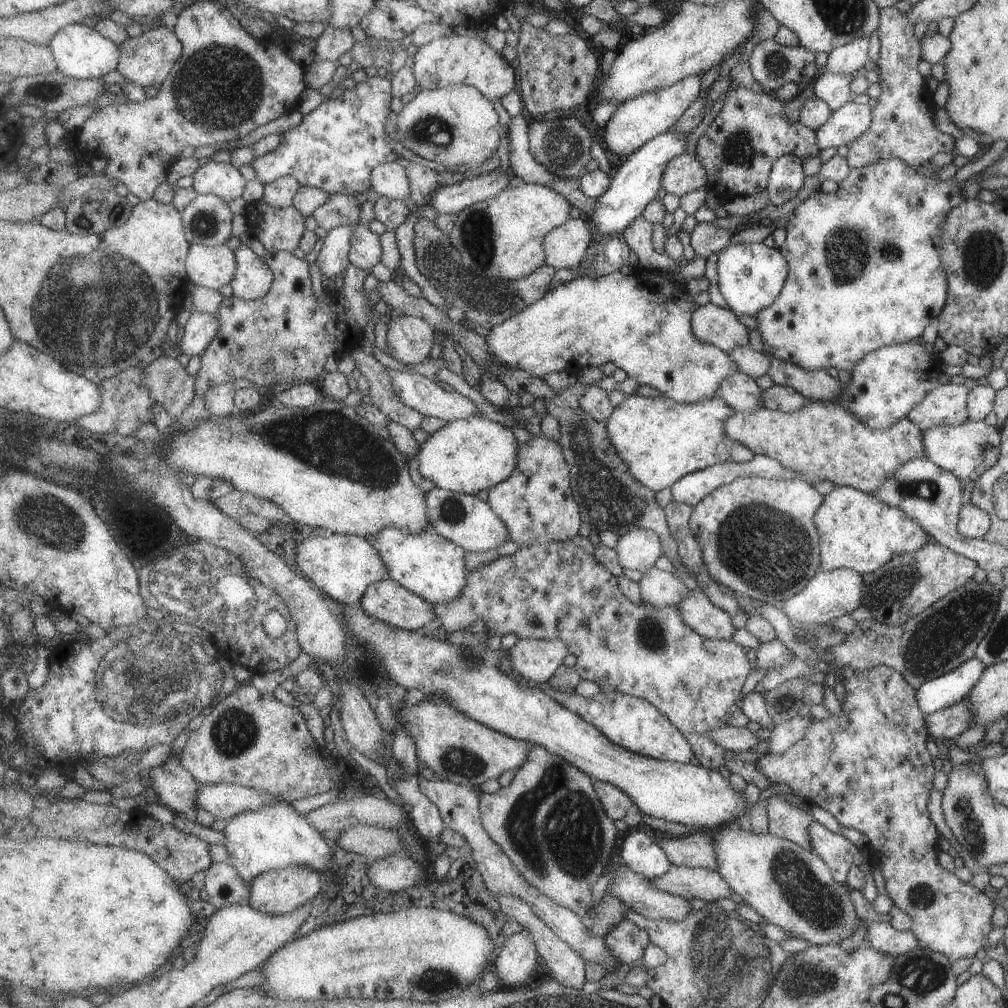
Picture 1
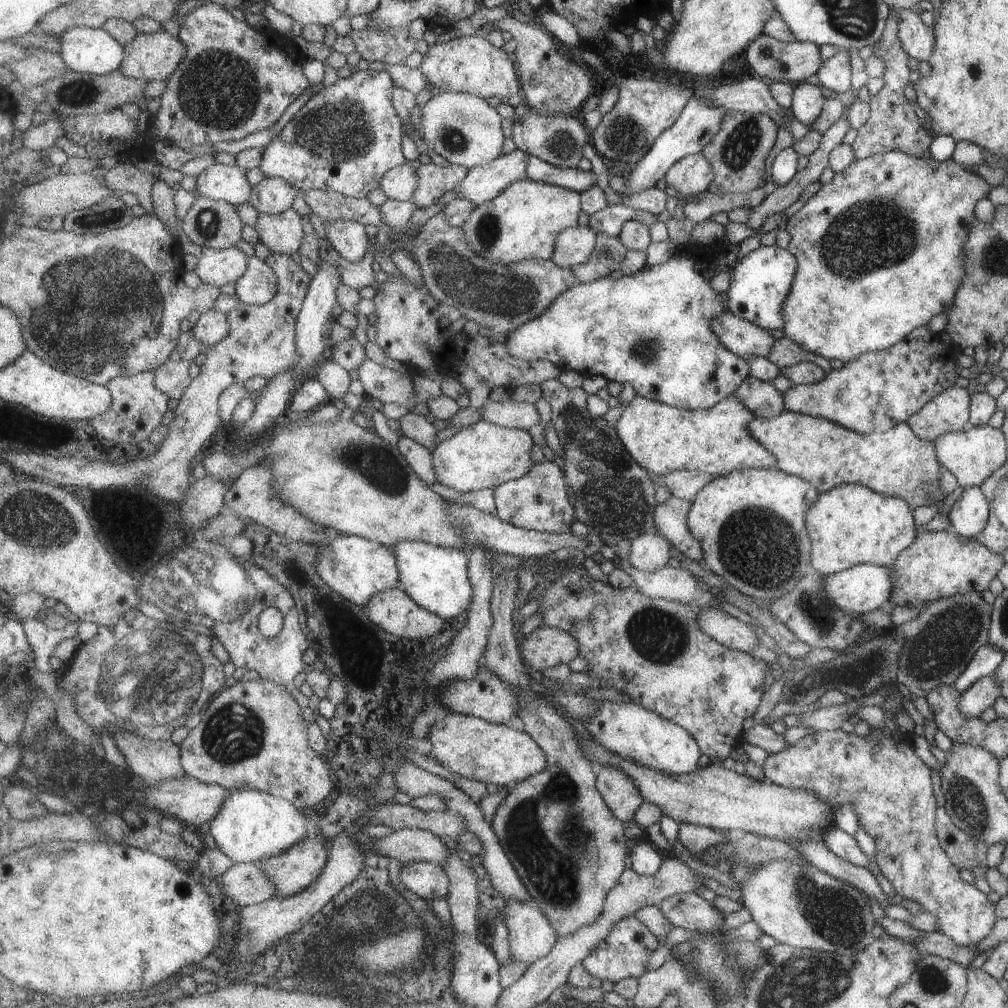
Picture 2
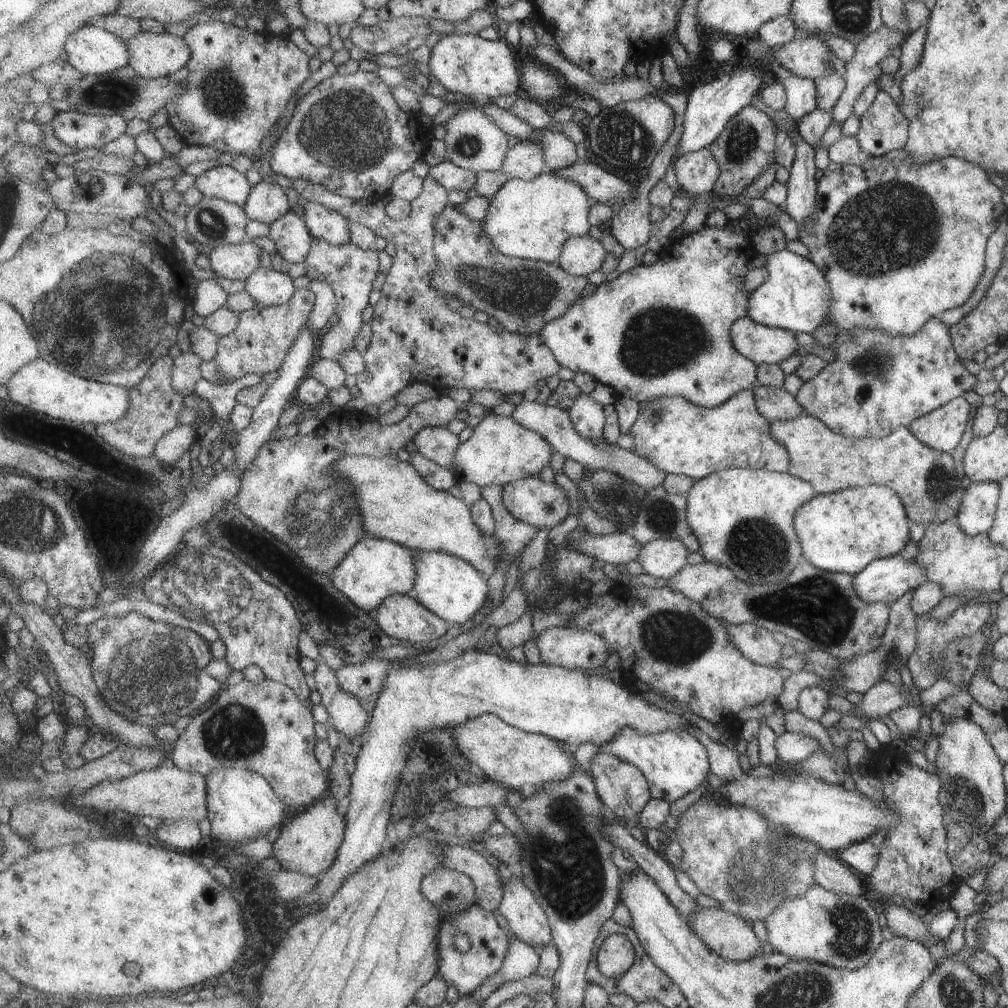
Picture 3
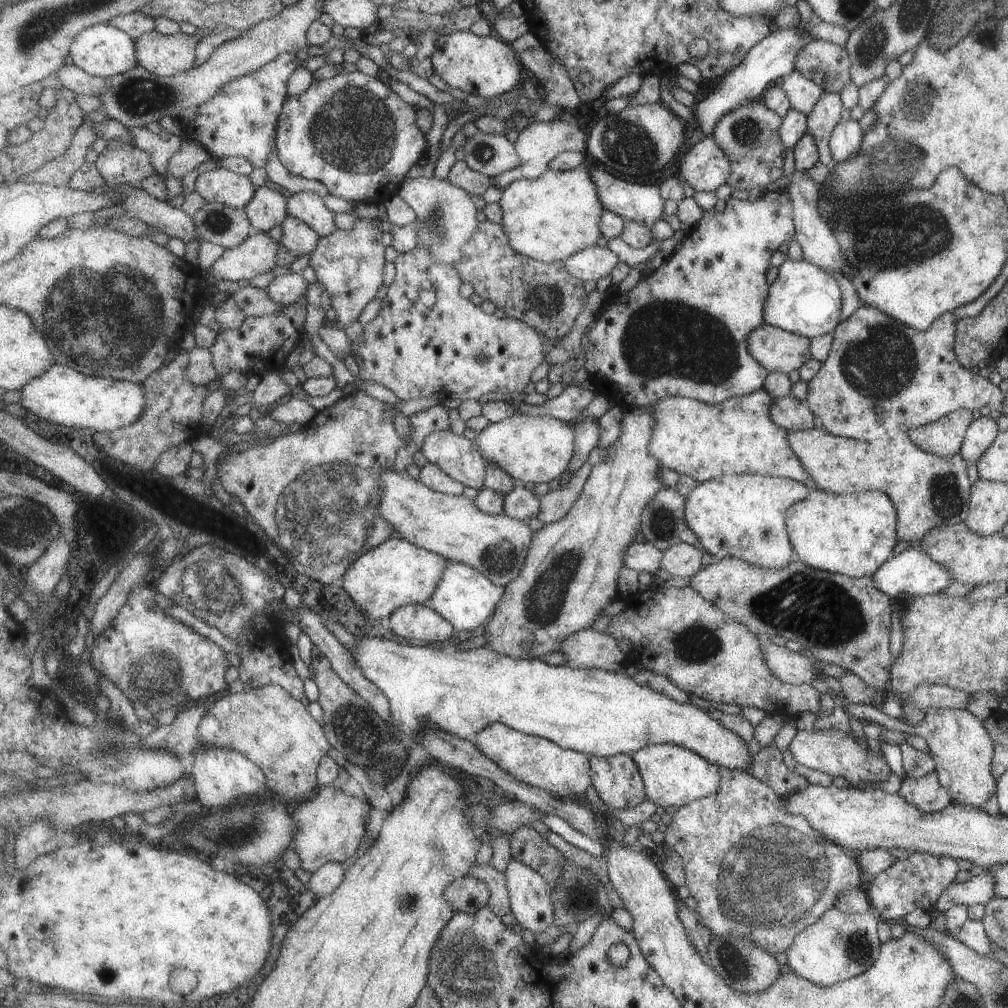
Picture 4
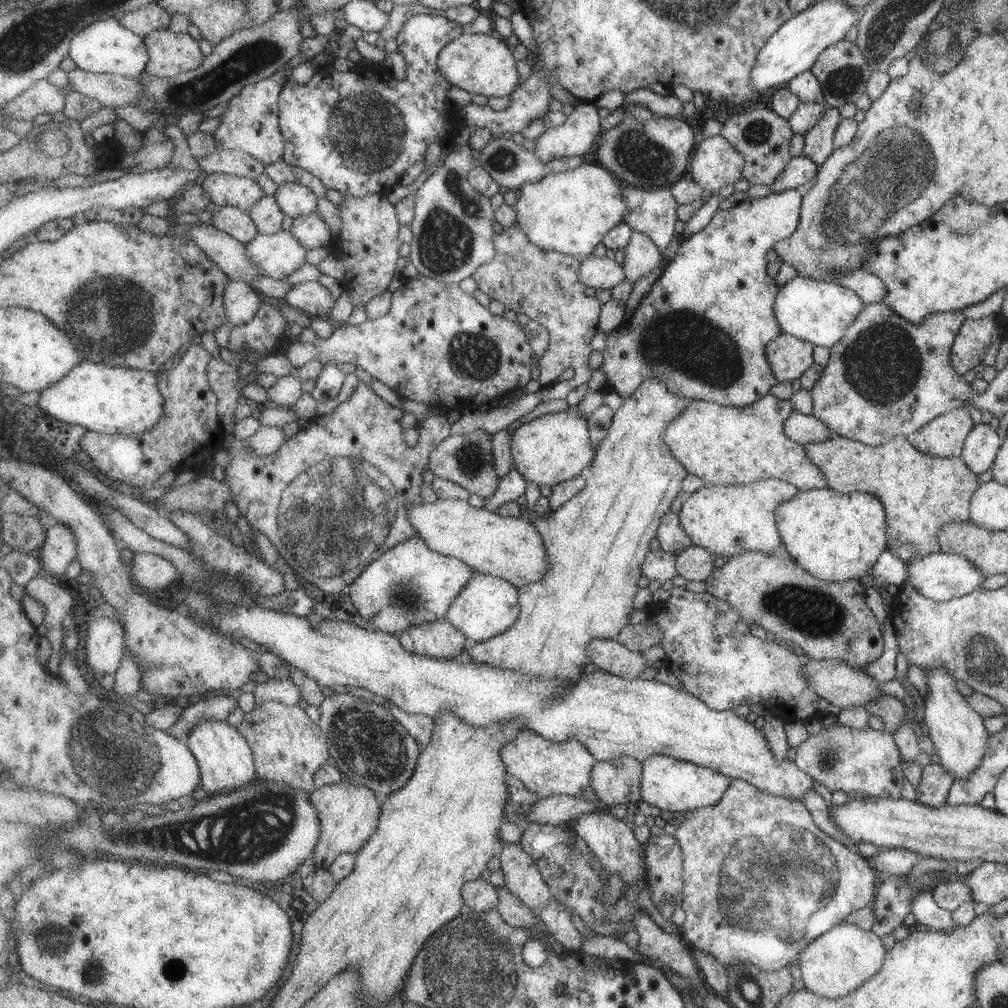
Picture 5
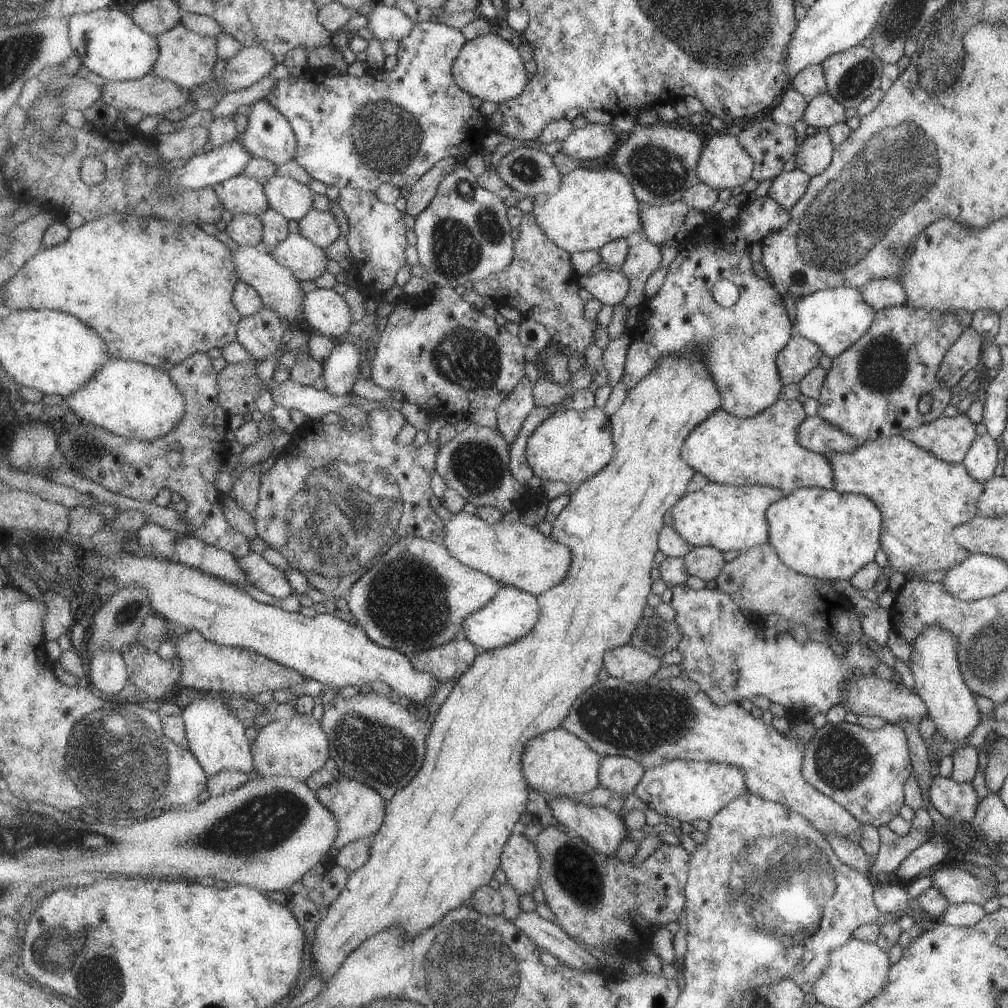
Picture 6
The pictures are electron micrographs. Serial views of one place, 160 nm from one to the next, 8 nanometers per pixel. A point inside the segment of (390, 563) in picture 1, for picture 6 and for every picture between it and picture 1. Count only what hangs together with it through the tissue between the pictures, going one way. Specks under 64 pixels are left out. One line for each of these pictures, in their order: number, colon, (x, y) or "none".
2: (438, 578)
3: (454, 589)
4: (465, 597)
5: (489, 605)
6: (512, 614)

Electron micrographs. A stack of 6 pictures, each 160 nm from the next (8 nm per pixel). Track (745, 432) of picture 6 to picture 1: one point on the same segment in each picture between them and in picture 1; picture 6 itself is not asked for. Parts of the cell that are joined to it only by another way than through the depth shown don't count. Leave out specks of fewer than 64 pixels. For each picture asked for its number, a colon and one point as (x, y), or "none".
1: (662, 440)
2: (663, 439)
3: (678, 436)
4: (695, 438)
5: (723, 445)

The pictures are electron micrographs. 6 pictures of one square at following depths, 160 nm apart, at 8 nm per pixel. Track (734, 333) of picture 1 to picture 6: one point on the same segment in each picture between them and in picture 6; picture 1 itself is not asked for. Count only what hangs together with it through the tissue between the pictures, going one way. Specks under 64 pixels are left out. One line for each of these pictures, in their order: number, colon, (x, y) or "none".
2: (741, 337)
3: (763, 344)
4: (777, 350)
5: (789, 357)
6: (800, 355)

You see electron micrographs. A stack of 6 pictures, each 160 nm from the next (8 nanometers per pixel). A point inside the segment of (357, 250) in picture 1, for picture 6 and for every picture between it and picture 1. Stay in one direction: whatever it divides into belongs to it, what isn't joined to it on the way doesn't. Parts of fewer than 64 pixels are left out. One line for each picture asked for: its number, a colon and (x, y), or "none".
2: (349, 237)
3: (325, 223)
4: (309, 206)
5: (296, 199)
6: (294, 199)

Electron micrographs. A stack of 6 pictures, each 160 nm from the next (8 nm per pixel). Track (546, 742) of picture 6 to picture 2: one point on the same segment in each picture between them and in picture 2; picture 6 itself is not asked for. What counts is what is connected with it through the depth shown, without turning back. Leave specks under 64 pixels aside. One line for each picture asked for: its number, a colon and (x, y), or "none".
2: (474, 748)
3: (510, 756)
4: (541, 762)
5: (546, 767)

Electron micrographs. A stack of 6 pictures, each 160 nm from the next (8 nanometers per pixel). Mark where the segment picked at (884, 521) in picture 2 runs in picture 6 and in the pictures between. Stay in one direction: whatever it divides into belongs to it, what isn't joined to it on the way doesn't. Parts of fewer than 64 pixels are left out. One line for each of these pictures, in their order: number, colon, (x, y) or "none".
3: (841, 532)
4: (853, 534)
5: (835, 537)
6: (820, 533)

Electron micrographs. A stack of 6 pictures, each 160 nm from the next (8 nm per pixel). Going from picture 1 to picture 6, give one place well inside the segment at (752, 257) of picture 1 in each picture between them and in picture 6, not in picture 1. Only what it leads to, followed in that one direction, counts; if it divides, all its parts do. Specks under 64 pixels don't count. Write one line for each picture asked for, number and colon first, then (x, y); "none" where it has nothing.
2: (758, 284)
3: (795, 297)
4: (804, 300)
5: (817, 312)
6: (834, 318)

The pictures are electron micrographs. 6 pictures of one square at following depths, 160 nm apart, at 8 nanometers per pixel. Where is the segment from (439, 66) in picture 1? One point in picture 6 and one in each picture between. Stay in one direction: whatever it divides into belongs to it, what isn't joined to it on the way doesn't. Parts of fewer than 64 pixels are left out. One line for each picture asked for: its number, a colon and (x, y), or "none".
2: (472, 64)
3: (468, 63)
4: (488, 66)
5: (479, 63)
6: (489, 67)

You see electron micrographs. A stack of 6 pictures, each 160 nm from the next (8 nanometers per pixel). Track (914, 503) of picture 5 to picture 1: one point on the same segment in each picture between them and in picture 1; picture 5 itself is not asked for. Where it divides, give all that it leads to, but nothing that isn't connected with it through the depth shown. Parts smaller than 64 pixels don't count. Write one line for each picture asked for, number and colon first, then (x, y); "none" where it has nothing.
1: (823, 441)
2: (896, 463)
3: (922, 477)
4: (928, 491)

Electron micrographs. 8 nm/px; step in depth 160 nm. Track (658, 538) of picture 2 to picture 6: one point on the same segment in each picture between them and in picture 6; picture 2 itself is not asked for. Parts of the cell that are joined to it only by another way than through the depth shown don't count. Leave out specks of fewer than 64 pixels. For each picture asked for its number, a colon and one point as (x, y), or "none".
3: (661, 558)
4: (682, 560)
5: (696, 563)
6: (706, 563)

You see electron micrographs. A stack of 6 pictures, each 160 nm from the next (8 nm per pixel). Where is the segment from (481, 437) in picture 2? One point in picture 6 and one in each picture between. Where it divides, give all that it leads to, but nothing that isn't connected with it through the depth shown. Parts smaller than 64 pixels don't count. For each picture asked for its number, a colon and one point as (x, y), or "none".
3: (500, 450)
4: (534, 449)
5: (552, 448)
6: (572, 446)

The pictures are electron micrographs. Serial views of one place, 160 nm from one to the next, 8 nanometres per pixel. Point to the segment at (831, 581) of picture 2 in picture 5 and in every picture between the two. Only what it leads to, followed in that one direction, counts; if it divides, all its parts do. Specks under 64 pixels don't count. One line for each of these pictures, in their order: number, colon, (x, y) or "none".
3: (884, 580)
4: (912, 573)
5: (939, 576)

